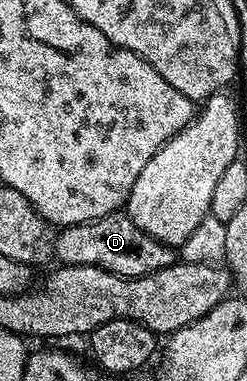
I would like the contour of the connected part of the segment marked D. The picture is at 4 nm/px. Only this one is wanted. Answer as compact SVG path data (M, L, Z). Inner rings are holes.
M125 212L60 227L52 239L51 250L55 258L57 254L56 261L62 266L98 266L124 278L138 278L162 270L164 266L172 266L175 261L174 251L170 247L147 236L147 232L139 229Z

